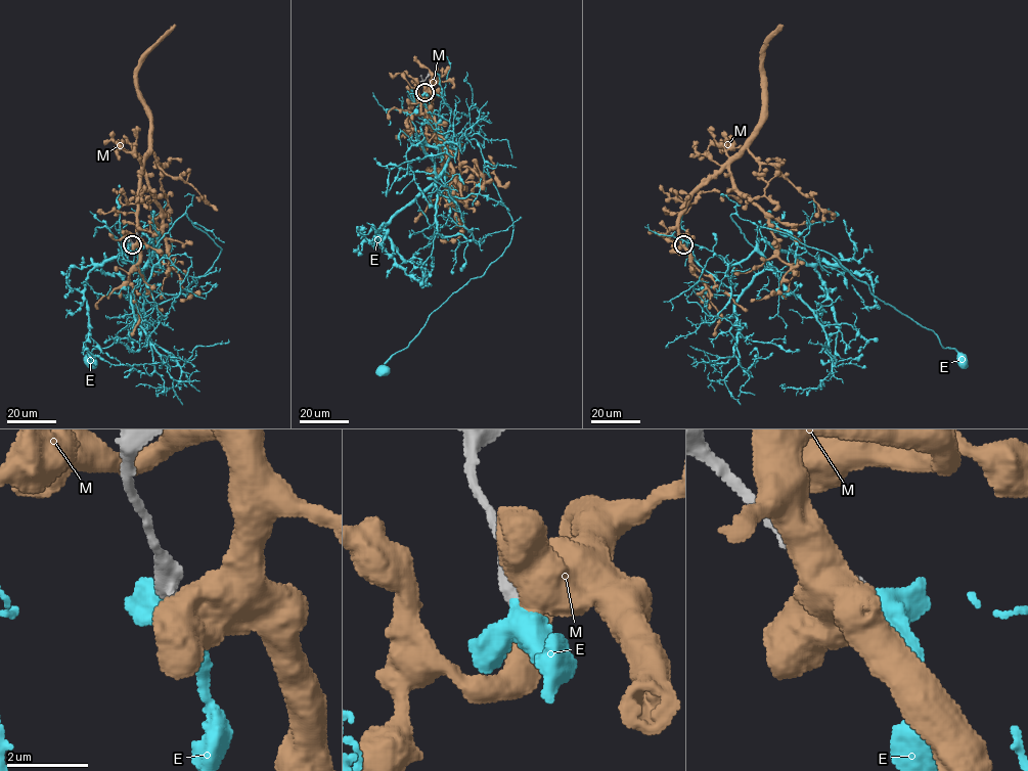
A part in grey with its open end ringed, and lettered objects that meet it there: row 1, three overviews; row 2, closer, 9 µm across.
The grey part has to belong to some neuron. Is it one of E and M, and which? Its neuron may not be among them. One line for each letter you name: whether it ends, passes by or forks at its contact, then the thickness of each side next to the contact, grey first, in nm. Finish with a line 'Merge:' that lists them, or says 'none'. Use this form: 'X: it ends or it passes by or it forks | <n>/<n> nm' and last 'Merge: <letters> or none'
E: it ends | 500/550 nm
Merge: E

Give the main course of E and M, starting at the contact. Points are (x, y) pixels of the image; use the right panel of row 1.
E: (683, 244), (728, 287), (727, 267), (754, 247), (730, 215), (787, 234), (828, 252), (962, 359)
M: (682, 244), (682, 210), (726, 168), (732, 184), (767, 219), (775, 254), (791, 267), (777, 290), (750, 301)

